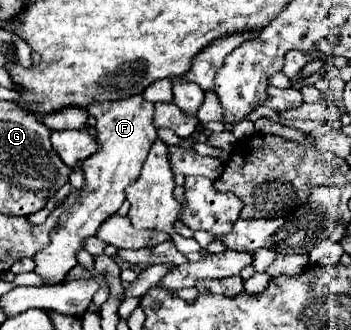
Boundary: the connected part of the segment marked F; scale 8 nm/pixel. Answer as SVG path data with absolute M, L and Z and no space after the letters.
M132 96L120 102L104 102L104 104L92 102L88 106L88 114L96 118L96 132L98 132L96 138L100 150L82 164L84 184L80 196L76 198L72 208L60 214L56 226L50 232L50 244L32 258L36 264L34 272L46 284L60 284L66 280L66 274L78 264L76 252L84 248L86 238L96 236L96 230L102 226L106 218L118 212L118 208L126 200L124 194L126 186L130 186L138 178L150 146L158 140L156 128L152 126L154 106L146 102L142 96Z

